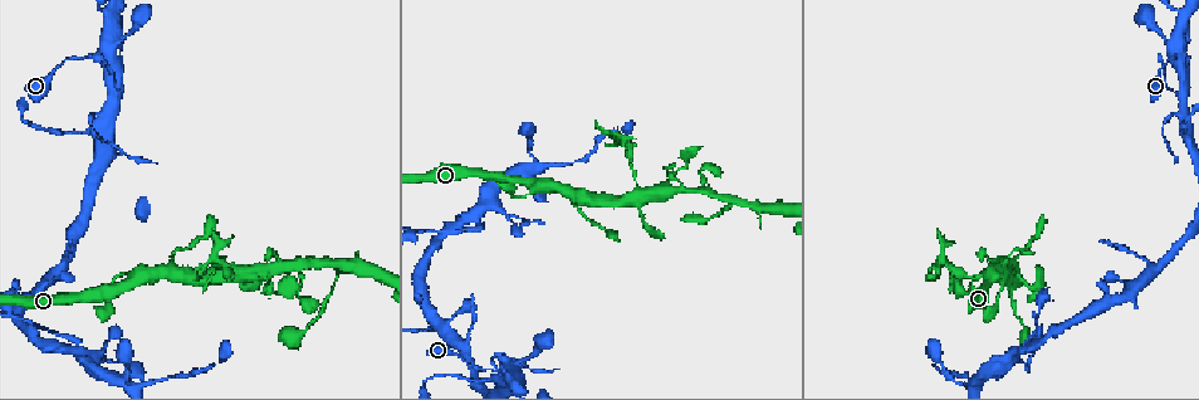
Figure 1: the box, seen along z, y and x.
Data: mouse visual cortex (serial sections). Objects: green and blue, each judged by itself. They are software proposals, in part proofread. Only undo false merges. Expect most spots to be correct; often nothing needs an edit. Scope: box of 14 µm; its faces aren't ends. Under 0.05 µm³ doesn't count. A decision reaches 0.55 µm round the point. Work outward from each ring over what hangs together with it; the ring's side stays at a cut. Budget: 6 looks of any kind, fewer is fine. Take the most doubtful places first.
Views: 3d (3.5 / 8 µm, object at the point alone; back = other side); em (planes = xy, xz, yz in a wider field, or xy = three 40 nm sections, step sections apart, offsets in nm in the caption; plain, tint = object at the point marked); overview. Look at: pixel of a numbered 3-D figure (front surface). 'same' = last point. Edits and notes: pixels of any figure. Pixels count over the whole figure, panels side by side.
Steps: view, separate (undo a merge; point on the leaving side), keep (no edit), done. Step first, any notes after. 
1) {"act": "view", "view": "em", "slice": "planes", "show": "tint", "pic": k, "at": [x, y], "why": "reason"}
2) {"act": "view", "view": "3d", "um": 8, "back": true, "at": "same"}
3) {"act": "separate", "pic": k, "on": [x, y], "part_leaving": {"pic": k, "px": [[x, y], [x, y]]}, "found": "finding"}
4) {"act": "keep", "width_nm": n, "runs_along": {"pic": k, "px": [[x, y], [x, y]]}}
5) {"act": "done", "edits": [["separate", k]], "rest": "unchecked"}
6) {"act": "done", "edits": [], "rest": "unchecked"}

{"act": "view", "view": "3d", "um": 8, "pic": 1, "at": [499, 370], "why": "four or more arms meet"}

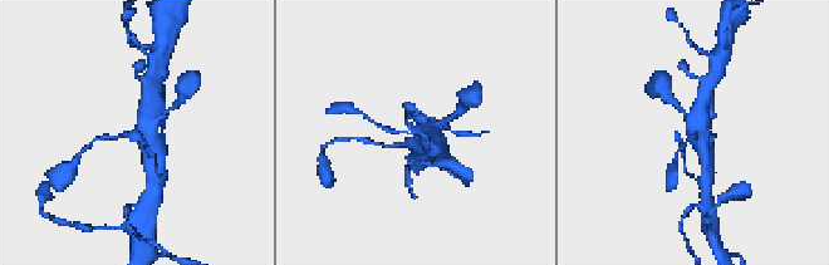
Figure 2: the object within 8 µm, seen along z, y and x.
{"act": "view", "view": "3d", "um": 3.5, "pic": 2, "at": [699, 135], "why": "zoom in"}

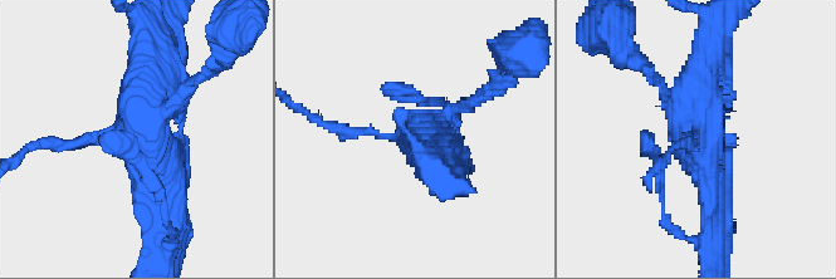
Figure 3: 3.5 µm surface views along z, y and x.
{"act": "view", "view": "em", "slice": "planes", "show": "tint", "pic": 3, "at": [398, 136]}

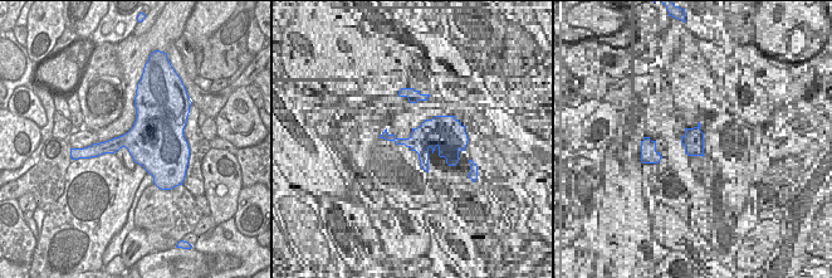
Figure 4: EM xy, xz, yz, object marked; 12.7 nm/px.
{"act": "keep", "width_nm": 600, "runs_along": {"pic": 3, "px": [[40, 145], [121, 137], [164, 202]]}, "found": "continuous, no second cell"}

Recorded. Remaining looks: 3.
{"act": "view", "view": "3d", "um": 3.5, "pic": 1, "at": [1186, 133], "why": "calibre changes"}

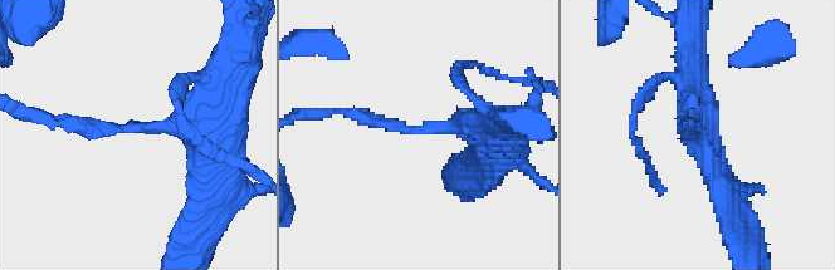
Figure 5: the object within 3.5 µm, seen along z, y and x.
{"act": "view", "view": "em", "slice": "xy", "step": 1, "show": "tint", "pic": 5, "at": [441, 125], "why": "need the tissue"}

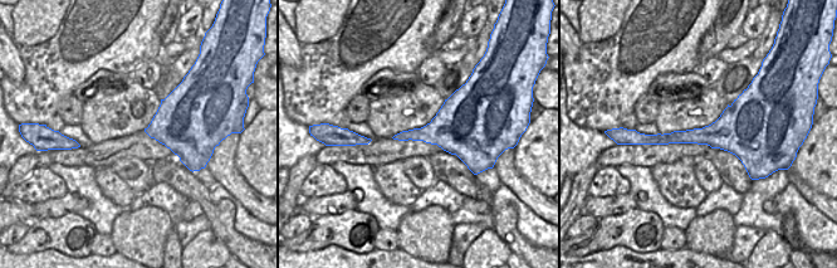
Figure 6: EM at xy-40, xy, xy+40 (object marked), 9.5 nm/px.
{"act": "keep", "arm_widths_nm": [150, 450], "runs_along": {"pic": 5, "px": [[219, 88], [196, 126], [76, 122]]}, "found": "all the same cell"}

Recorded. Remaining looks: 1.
{"act": "done", "edits": [], "rest": "unchecked"}

